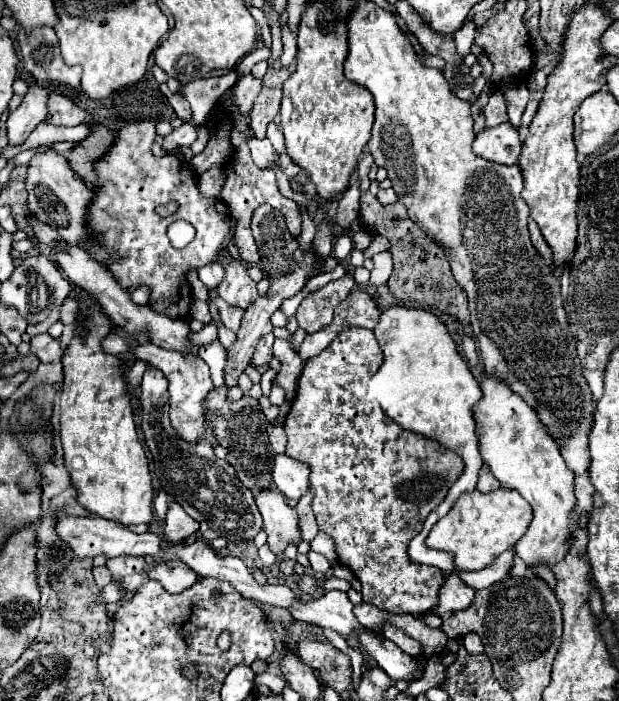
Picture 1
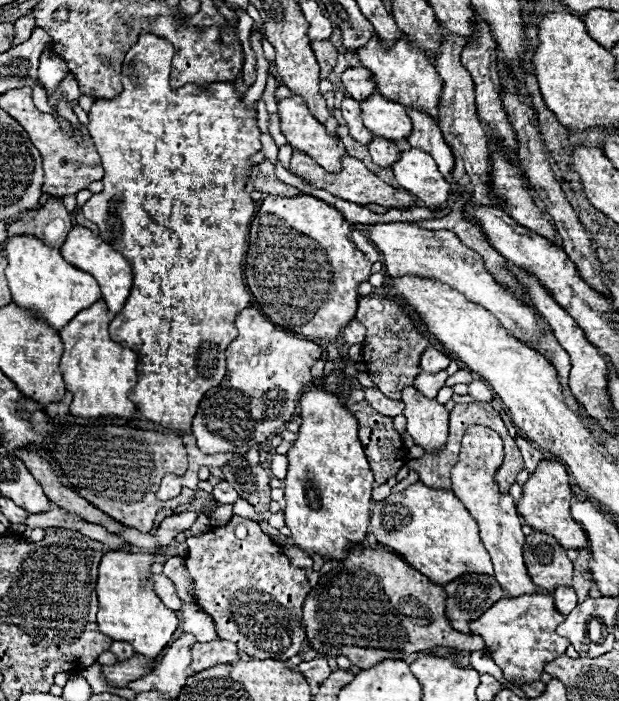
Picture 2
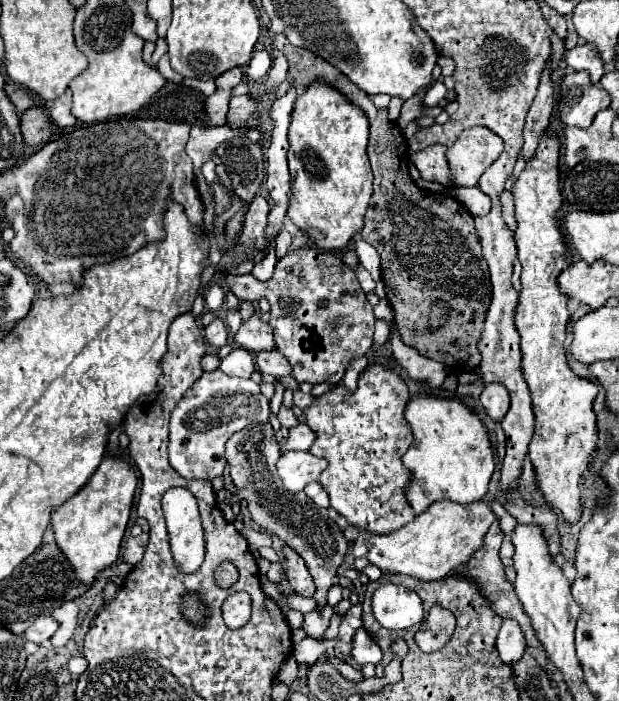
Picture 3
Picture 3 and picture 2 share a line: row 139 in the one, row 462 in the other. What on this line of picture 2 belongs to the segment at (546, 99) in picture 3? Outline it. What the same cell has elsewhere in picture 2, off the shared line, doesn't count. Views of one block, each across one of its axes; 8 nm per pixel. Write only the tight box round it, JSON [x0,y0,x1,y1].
[514,436,542,472]

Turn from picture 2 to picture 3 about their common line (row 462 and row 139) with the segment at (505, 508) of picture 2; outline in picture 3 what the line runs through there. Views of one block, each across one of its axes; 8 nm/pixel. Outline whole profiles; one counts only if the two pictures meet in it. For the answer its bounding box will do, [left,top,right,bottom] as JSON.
[446,126,502,186]

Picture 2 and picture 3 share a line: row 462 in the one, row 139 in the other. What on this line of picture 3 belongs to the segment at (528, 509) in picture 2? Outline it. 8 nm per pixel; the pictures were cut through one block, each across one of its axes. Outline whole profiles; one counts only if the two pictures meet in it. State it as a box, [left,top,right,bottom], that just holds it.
[512,132,598,524]

